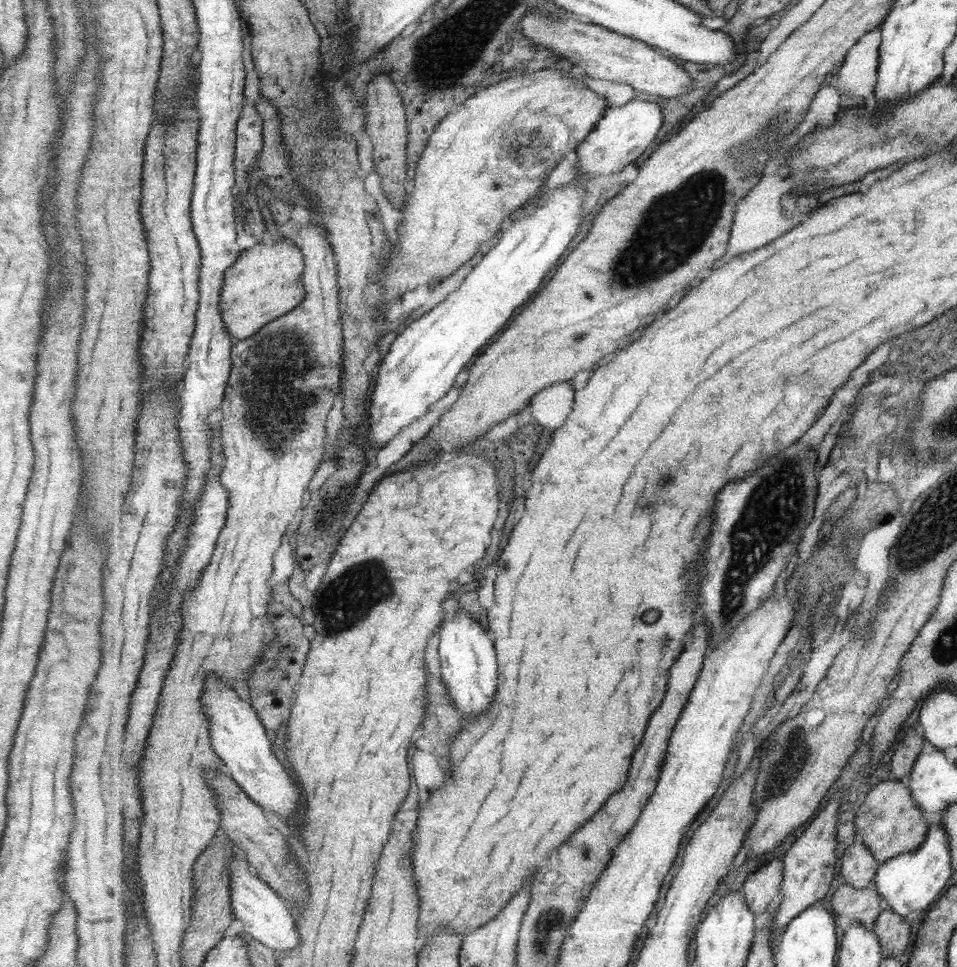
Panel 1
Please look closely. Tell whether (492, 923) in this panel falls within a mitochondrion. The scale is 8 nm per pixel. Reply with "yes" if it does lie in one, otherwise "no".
no

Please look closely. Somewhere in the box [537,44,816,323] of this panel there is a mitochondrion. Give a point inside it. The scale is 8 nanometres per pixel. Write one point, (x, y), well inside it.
(675, 227)

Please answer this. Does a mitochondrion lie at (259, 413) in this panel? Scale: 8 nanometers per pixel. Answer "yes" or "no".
yes

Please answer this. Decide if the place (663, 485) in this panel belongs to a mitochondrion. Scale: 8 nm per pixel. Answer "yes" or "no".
yes

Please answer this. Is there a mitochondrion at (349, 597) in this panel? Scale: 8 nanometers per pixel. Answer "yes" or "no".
yes

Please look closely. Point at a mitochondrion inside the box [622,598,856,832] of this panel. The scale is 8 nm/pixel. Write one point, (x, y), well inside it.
(782, 774)

